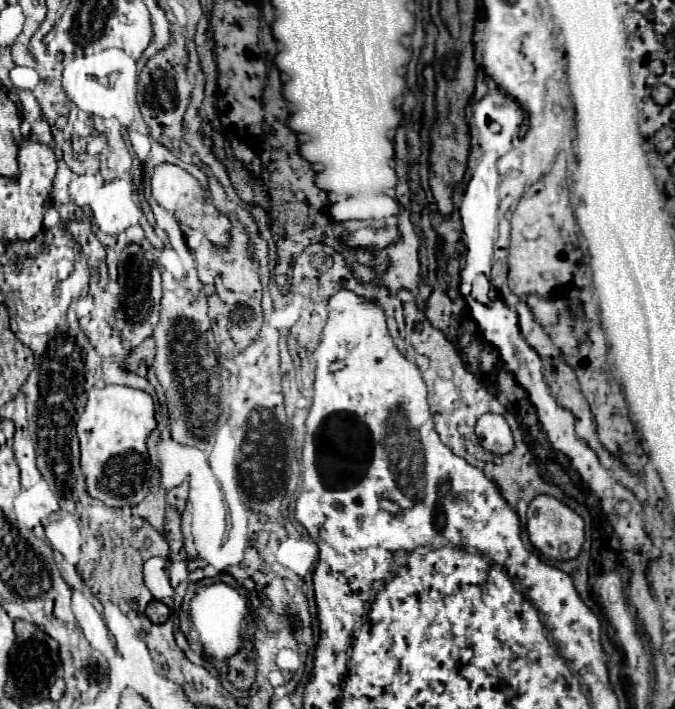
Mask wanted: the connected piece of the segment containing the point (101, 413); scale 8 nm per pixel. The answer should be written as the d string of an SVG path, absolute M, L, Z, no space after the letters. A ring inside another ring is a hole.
M106 385L88 391L88 403L76 423L82 451L82 471L88 493L110 507L134 507L150 487L150 463L146 439L156 429L154 401L142 389L126 385Z

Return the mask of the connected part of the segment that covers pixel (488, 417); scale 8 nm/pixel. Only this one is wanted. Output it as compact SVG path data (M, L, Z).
M484 413L476 423L476 435L478 435L482 447L496 455L510 453L514 449L510 425L498 413Z

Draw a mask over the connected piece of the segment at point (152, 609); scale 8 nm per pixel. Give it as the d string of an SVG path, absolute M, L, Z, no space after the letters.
M150 601L146 607L146 615L152 623L166 623L170 617L170 609L162 601Z

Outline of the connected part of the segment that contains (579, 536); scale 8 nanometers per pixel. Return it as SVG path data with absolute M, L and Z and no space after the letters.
M538 495L532 499L528 507L528 535L530 535L530 543L546 557L558 561L574 559L584 543L584 521L576 511L572 511L560 499L552 495Z

